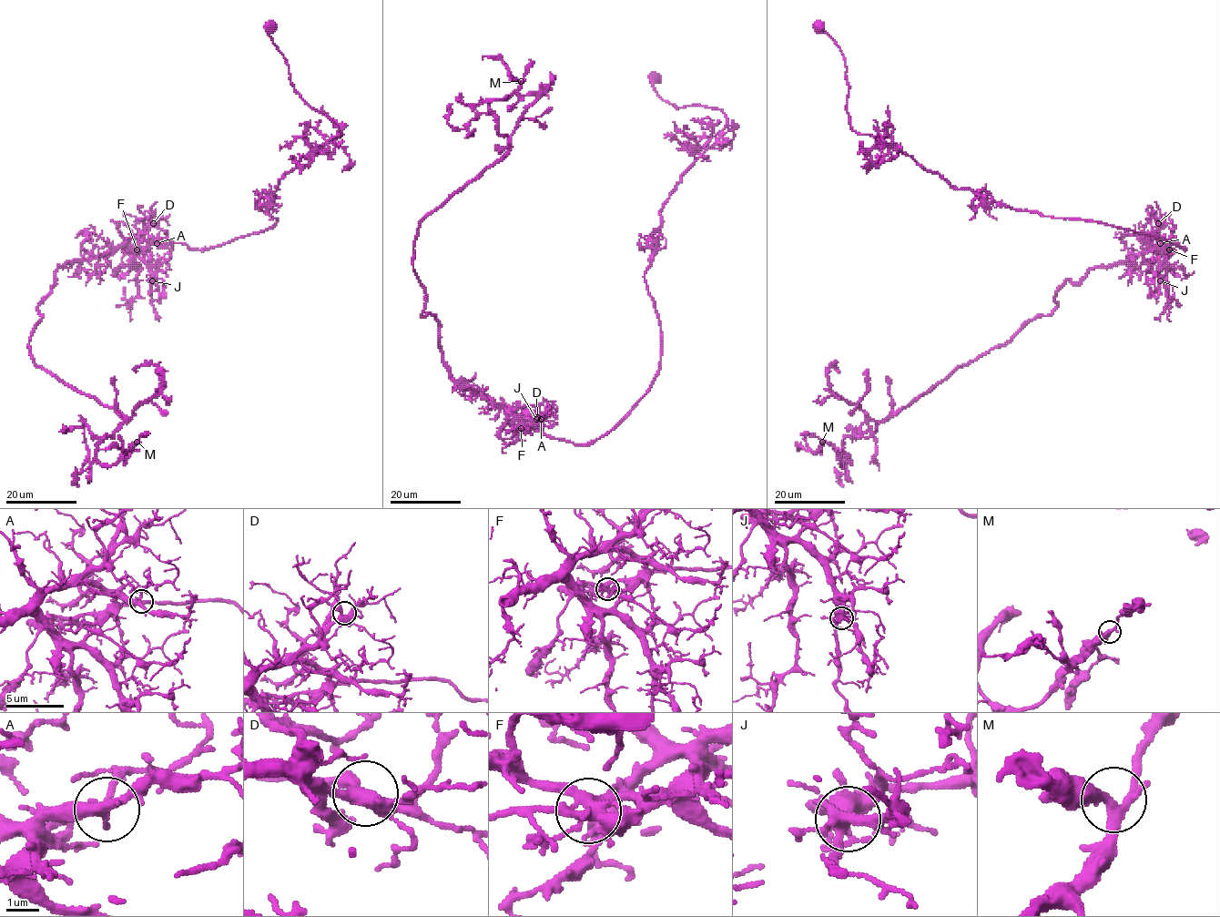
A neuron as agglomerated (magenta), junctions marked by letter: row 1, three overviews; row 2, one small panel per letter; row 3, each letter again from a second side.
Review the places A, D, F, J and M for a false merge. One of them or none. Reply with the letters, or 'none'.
F

